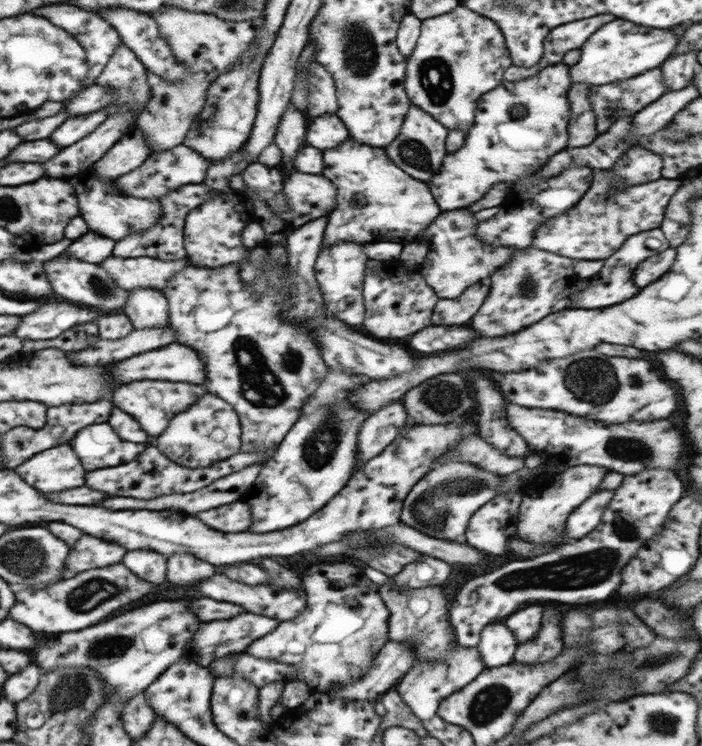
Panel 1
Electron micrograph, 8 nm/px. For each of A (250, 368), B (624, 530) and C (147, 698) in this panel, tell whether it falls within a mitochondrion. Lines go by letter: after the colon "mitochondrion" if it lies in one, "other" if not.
A: mitochondrion
B: mitochondrion
C: other

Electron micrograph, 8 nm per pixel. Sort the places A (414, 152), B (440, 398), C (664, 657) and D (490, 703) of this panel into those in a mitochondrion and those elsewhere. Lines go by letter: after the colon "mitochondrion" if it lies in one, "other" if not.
A: mitochondrion
B: mitochondrion
C: mitochondrion
D: mitochondrion

